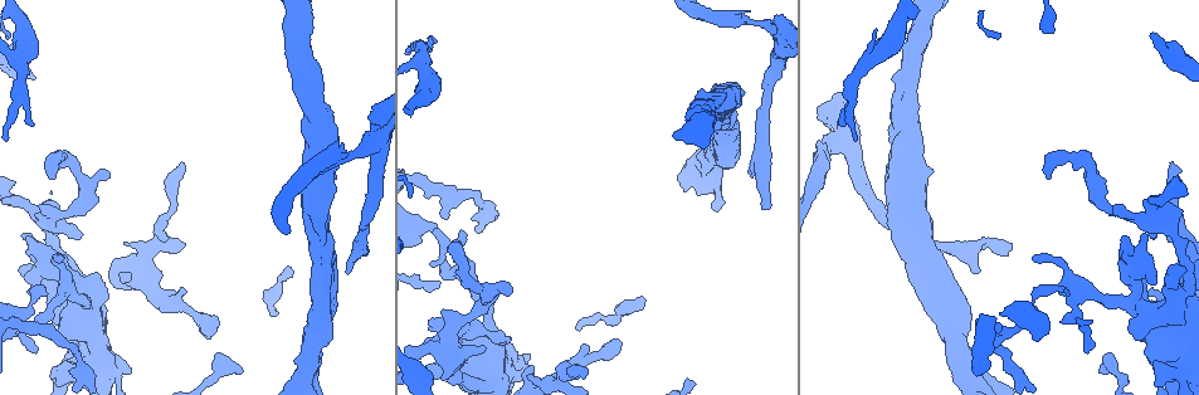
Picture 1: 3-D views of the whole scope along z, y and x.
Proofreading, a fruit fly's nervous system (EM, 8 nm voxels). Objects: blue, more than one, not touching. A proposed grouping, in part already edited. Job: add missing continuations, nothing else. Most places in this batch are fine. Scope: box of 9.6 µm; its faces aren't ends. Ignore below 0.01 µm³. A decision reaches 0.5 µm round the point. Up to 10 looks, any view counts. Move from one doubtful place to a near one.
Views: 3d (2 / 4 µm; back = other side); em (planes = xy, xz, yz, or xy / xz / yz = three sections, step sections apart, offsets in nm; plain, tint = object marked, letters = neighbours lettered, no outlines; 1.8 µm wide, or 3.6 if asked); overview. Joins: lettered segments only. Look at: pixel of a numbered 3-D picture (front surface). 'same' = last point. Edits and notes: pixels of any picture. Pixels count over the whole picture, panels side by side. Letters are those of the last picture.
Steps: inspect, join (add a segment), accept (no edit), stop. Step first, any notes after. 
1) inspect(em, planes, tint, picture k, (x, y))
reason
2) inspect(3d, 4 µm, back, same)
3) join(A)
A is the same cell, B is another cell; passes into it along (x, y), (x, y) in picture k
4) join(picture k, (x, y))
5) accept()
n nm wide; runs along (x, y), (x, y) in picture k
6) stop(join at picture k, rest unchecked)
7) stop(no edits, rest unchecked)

inspect(em, xy, step 4, plain, picture 1, (1171, 164))
an open end

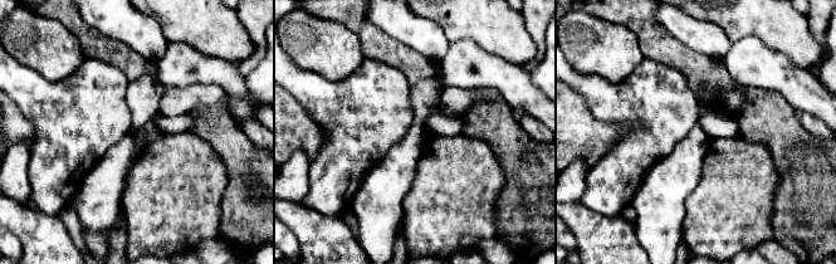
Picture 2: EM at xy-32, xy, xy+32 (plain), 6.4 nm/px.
inspect(em, xy, step 4, tint, same)
with the object marked

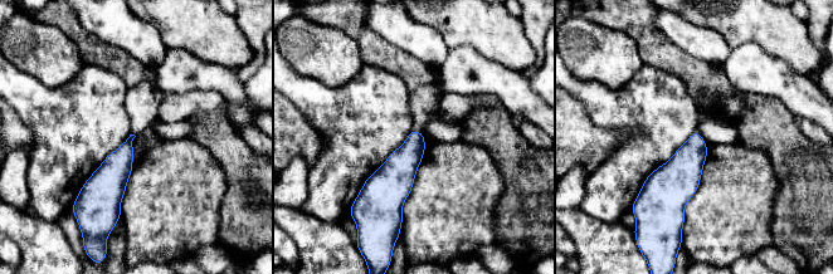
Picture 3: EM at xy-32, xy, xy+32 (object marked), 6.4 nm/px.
inspect(em, xy, step 4, letters, same)

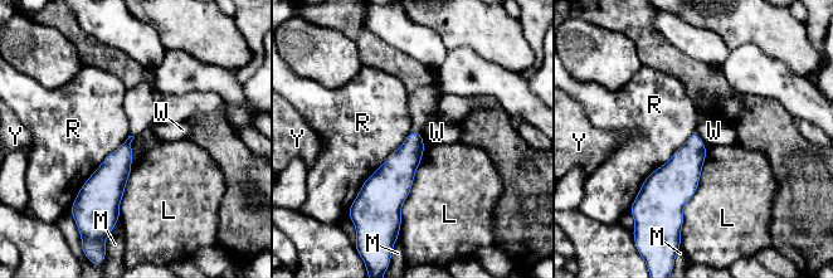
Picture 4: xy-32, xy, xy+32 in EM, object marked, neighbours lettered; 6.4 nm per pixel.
accept()
L, M, R, W and Y are other cells; border along (135, 137), (131, 142), (131, 169) in picture 4; no lettered segment goes on from it

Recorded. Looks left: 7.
inspect(em, planes, letters, picture 1, (1171, 43))
stops while still wide

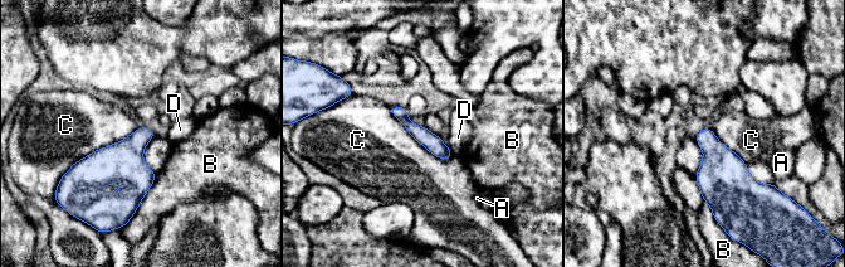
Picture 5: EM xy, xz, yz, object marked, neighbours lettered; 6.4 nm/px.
accept()
A, B, C and D are other cells; border along (137, 127), (78, 159), (63, 175) in picture 5; no lettered segment goes on from it

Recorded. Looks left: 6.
inspect(em, xy, step 8, letters, picture 1, (32, 349))
an open end

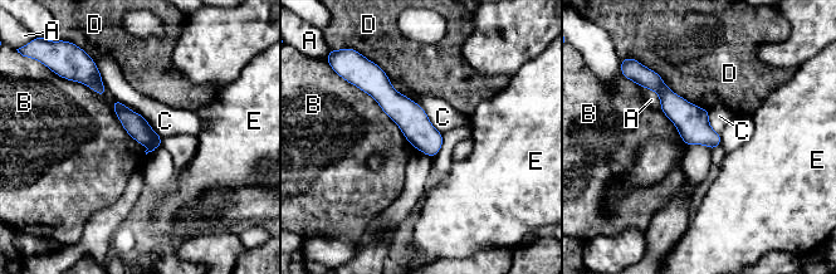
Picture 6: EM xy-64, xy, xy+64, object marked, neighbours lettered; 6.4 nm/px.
accept()
150 nm wide; A, B, C, D and E are other cells; runs along (382, 76), (431, 153) in picture 6; none of them fits

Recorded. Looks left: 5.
inspect(em, xy, step 4, letters, picture 1, (129, 279))

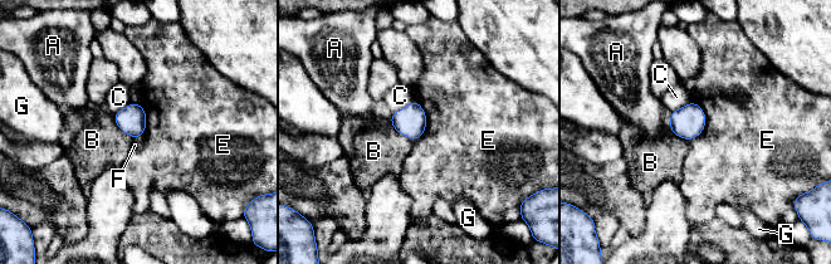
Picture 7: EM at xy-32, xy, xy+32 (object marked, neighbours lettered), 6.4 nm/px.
inspect(em, yz, step 4, letters, same)

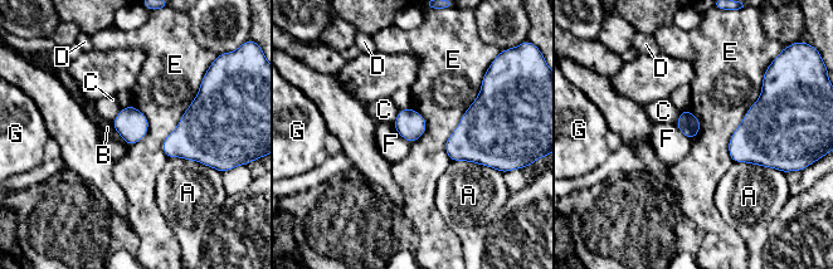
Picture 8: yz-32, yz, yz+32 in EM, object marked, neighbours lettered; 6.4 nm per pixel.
accept()
A, B, C, D, E, F and G are other cells; border along (763, 81), (729, 140), (731, 161) in picture 8; no lettered segment goes on from it

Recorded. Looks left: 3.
stop(no edits, rest unchecked)

